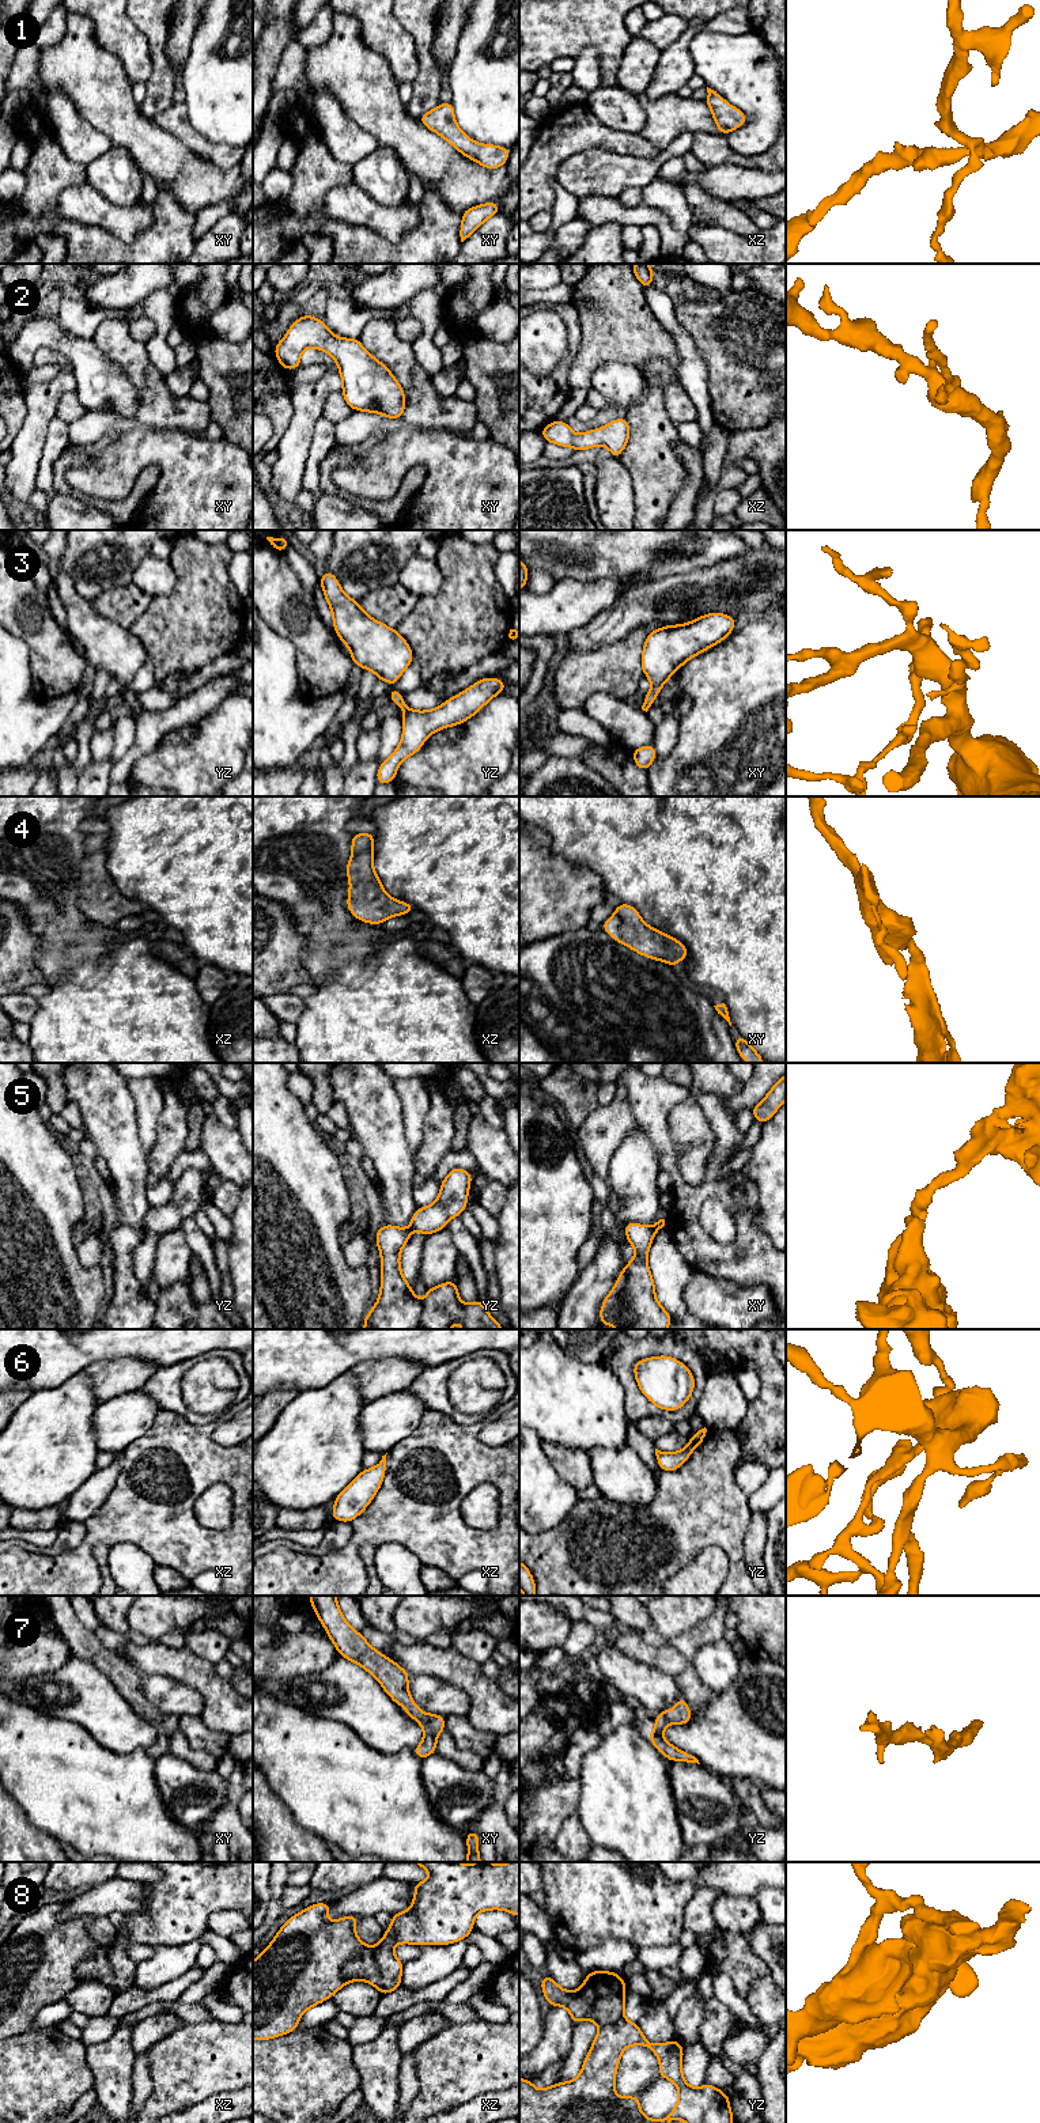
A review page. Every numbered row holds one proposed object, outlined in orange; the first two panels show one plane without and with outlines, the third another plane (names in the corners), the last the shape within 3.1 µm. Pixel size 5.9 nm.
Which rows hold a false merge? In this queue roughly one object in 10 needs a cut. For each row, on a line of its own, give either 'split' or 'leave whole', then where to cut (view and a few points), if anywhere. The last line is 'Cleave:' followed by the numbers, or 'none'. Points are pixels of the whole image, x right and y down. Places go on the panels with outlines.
1: leave whole; no cut
2: leave whole; no cut
3: leave whole; no cut
4: leave whole; no cut
5: split; cut in xy along (651, 1226), (655, 1230)
6: leave whole; no cut
7: leave whole; no cut
8: split; cut in xz along (365, 1945), (344, 1966), (343, 1979), (345, 1982)
Cleave: 5, 8

